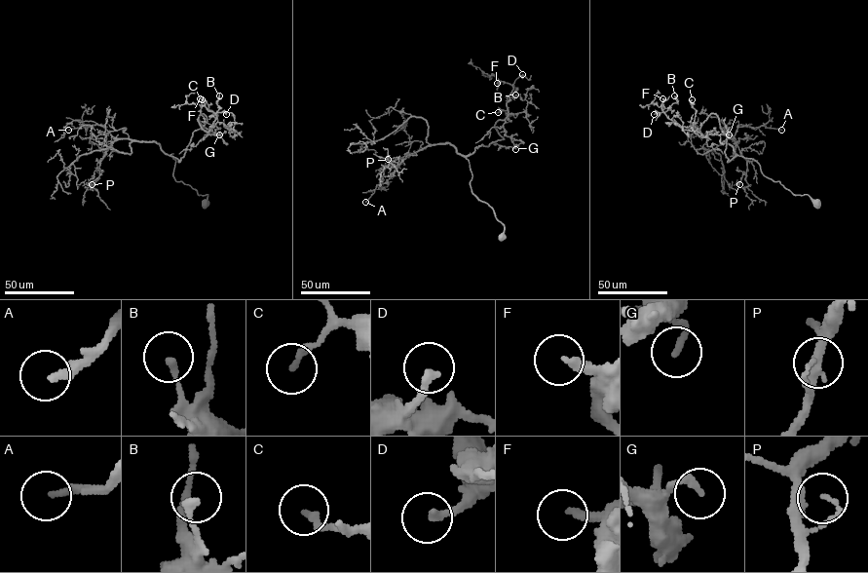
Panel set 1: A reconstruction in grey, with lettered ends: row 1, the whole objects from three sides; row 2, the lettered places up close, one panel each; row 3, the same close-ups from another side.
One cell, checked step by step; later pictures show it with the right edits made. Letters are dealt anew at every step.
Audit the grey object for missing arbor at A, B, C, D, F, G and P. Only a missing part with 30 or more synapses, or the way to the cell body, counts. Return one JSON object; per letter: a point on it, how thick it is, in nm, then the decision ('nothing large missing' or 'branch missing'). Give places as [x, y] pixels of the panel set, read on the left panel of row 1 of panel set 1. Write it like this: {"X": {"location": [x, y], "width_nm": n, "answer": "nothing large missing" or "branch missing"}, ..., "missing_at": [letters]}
{"A": {"location": [68, 130], "width_nm": 200, "answer": "branch missing"}, "B": {"location": [219, 95], "width_nm": 220, "answer": "nothing large missing"}, "C": {"location": [202, 99], "width_nm": 170, "answer": "nothing large missing"}, "D": {"location": [226, 114], "width_nm": 240, "answer": "branch missing"}, "F": {"location": [200, 98], "width_nm": 240, "answer": "nothing large missing"}, "G": {"location": [219, 134], "width_nm": 180, "answer": "nothing large missing"}, "P": {"location": [92, 184], "width_nm": 100, "answer": "nothing large missing"}, "missing_at": ["A", "D"]}

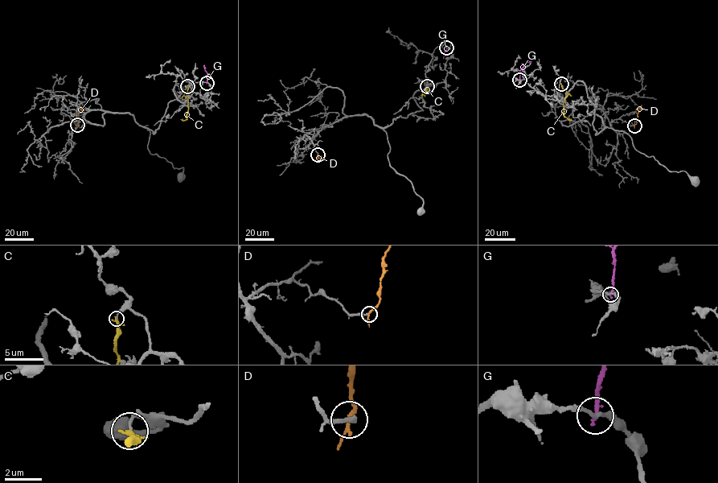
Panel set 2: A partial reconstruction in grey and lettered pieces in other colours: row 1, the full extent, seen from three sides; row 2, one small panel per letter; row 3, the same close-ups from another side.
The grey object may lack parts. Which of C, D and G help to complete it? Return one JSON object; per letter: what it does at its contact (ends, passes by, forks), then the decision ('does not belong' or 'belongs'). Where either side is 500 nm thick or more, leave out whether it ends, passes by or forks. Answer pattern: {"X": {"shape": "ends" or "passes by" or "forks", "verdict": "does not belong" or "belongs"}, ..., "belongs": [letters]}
{"C": {"shape": "passes by", "verdict": "does not belong"}, "D": {"shape": "passes by", "verdict": "belongs"}, "G": {"shape": "ends", "verdict": "does not belong"}, "belongs": ["D"]}

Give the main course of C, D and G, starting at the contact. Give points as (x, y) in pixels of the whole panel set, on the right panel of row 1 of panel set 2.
C: (561, 84), (567, 94), (564, 102), (564, 115), (570, 119)
D: (634, 125), (640, 109)
G: (519, 80), (519, 71), (531, 61)

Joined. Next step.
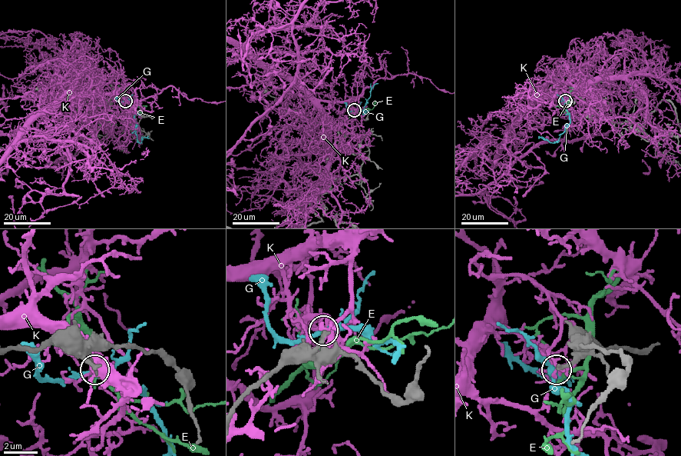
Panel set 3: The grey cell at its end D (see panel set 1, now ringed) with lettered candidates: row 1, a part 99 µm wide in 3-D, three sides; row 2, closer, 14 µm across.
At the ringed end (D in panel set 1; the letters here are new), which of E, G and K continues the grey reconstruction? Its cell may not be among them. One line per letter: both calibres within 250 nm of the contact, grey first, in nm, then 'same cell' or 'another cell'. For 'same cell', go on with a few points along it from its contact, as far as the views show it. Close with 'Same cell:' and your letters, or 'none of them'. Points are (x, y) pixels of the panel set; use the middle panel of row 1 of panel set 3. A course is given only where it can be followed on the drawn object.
E: 320/220 nm | another cell
G: 260/320 nm | another cell
K: 400/160 nm | another cell
Same cell: none of them

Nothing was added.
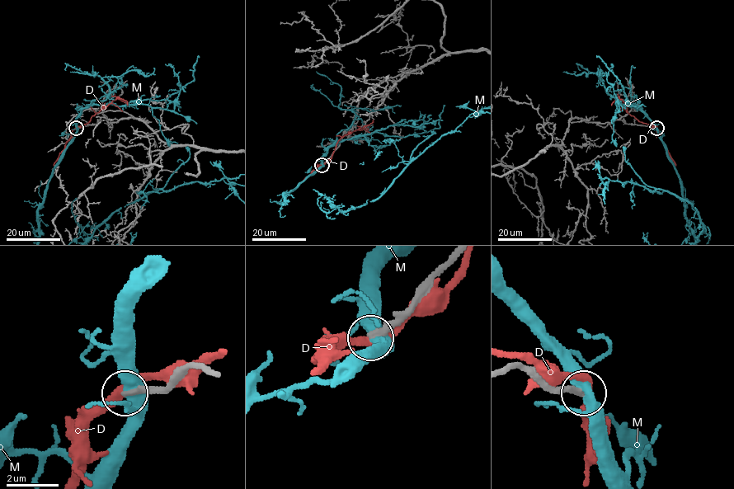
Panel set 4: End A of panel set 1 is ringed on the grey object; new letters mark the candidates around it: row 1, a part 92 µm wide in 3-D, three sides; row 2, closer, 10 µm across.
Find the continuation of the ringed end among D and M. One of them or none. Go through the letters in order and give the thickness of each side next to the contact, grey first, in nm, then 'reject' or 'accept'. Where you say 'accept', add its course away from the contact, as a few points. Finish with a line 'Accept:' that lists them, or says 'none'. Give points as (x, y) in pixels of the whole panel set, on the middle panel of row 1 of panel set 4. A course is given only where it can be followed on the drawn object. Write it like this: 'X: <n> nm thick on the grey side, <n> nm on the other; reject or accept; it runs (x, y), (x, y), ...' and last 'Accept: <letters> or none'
D: 240 nm thick on the grey side, 260 nm on the other; reject
M: 280 nm thick on the grey side, 420 nm on the other; reject
Accept: none

